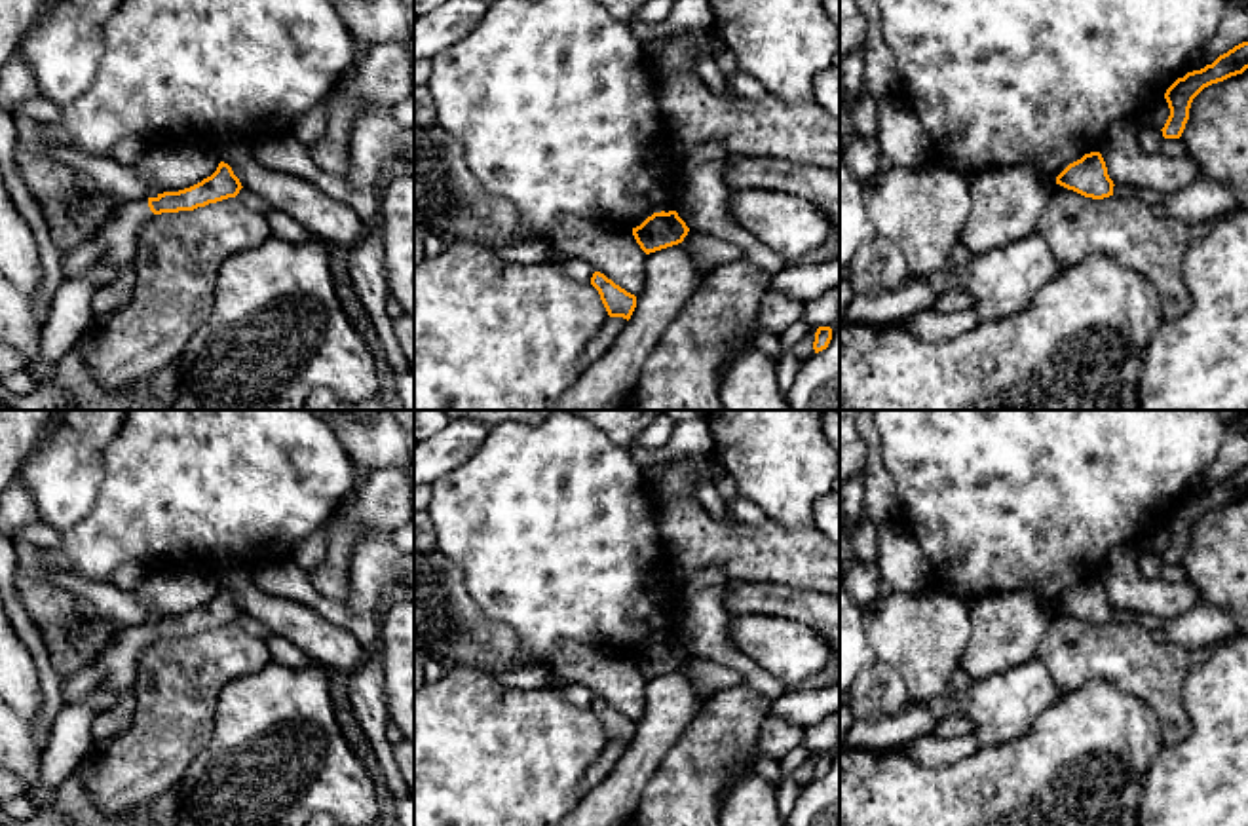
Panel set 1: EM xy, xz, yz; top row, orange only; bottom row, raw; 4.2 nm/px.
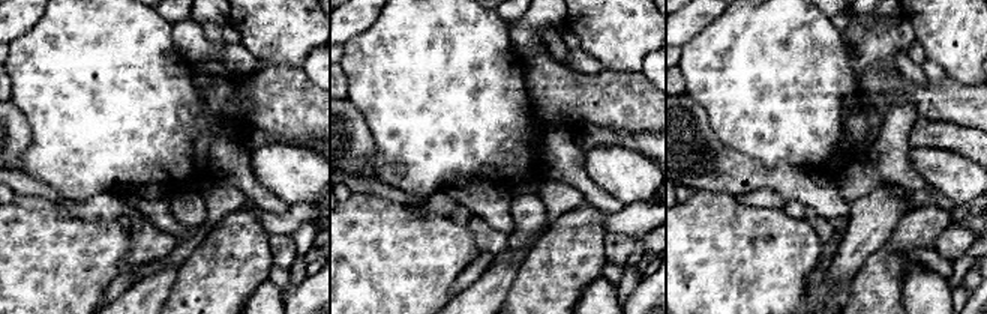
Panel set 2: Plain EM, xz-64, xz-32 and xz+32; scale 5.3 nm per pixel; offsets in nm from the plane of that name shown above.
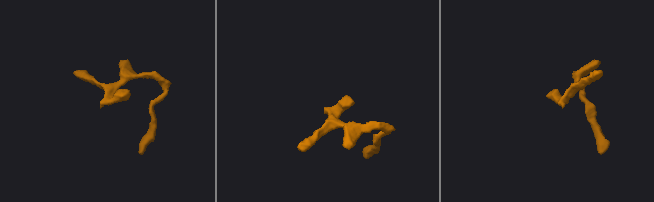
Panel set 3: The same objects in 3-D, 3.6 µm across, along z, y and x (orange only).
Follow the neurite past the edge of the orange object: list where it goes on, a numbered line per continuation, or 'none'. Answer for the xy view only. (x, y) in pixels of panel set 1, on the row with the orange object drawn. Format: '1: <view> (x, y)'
1: xy (118, 240)

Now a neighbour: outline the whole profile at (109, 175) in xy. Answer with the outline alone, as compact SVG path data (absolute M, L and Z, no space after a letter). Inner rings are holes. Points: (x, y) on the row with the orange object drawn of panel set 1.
M57 144L53 156L66 163L80 182L112 194L120 201L133 201L150 194L150 188L137 177L133 165L123 165L114 158L87 156L70 144Z

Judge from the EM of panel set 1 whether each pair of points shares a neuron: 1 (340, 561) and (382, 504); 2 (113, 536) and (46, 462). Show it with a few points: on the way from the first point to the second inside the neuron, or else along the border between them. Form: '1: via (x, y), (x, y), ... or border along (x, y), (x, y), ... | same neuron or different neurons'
1: via (340, 545), (342, 536), (367, 511) | same neuron
2: border along (101, 468), (94, 507), (59, 530) | different neurons

